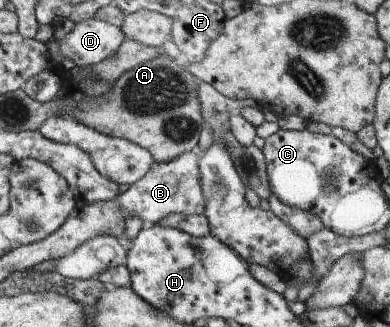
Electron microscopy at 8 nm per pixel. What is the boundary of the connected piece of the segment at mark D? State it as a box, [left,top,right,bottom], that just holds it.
[57,18,125,68]

